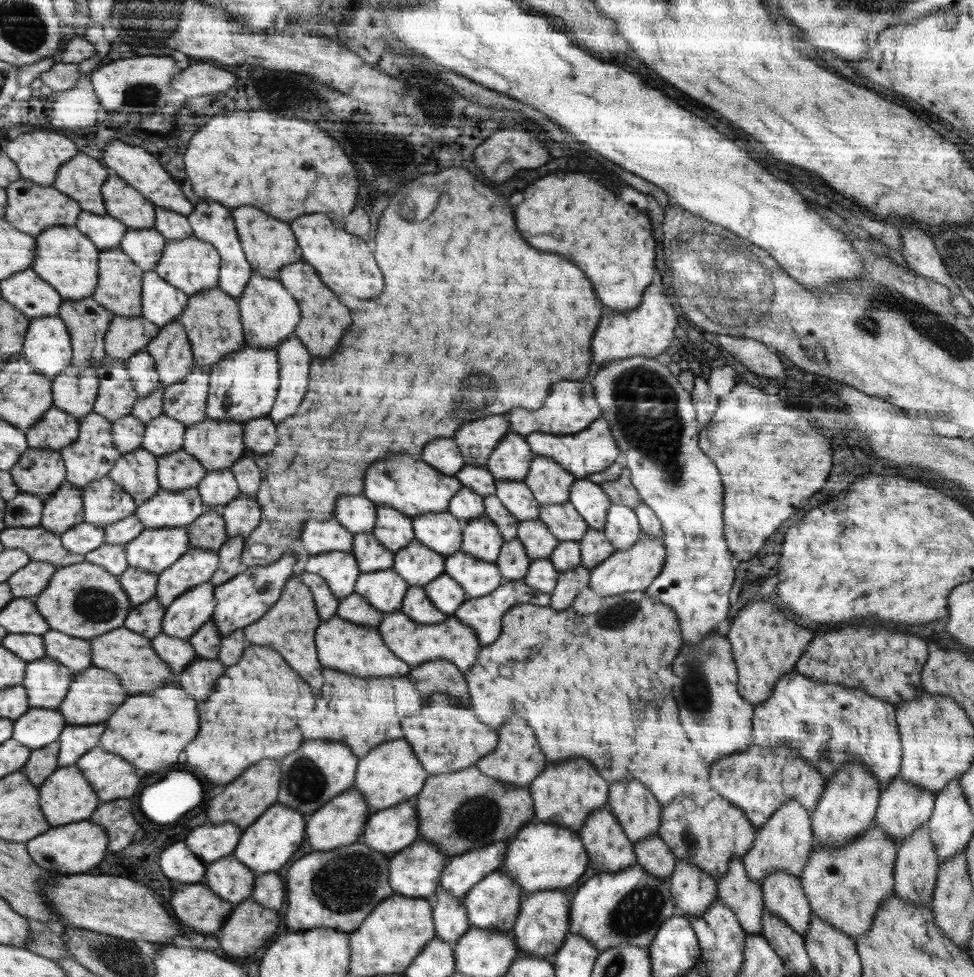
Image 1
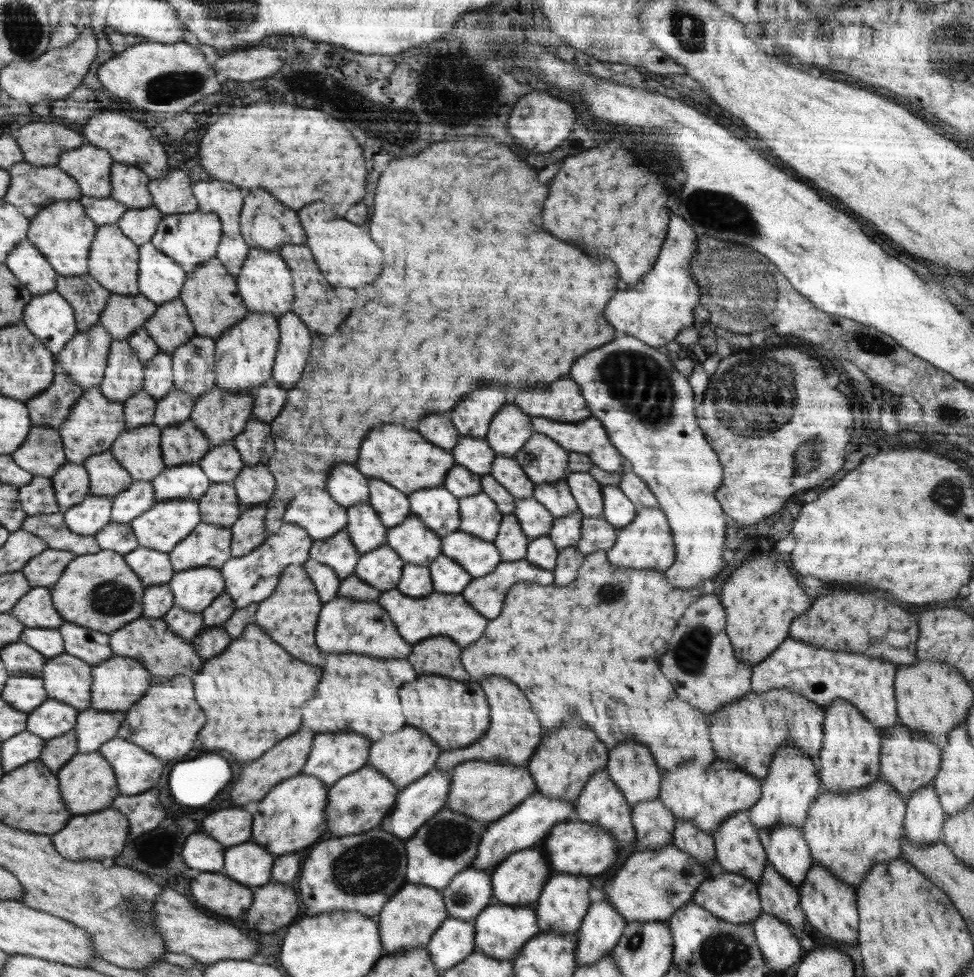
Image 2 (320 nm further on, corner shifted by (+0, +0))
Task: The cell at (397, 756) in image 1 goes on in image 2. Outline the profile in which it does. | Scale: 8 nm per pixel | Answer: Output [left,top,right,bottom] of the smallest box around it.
[367,724,441,790]

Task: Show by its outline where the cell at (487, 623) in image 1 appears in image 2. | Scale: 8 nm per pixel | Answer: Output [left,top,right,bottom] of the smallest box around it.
[461,559,555,620]

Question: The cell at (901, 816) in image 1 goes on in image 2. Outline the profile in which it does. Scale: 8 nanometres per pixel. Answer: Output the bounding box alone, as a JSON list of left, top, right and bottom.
[880,725,941,798]

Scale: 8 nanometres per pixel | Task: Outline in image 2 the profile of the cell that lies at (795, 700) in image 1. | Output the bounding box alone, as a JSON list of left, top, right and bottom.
[751,636,900,742]

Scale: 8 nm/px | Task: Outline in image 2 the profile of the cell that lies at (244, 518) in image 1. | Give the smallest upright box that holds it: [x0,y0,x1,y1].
[232,464,275,511]

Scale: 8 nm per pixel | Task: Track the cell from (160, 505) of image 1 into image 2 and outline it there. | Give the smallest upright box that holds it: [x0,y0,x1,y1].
[152,463,211,502]

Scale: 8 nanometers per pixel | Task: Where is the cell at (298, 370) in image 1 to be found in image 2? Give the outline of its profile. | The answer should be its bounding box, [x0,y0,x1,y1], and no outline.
[273,310,311,391]

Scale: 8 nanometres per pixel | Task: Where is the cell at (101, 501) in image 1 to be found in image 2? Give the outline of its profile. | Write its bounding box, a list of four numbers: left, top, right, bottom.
[83,450,134,499]

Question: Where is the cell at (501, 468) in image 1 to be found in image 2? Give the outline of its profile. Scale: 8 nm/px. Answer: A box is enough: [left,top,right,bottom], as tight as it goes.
[485,404,534,457]

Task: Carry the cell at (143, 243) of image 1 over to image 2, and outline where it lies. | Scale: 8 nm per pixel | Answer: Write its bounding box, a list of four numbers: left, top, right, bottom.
[117,207,163,246]

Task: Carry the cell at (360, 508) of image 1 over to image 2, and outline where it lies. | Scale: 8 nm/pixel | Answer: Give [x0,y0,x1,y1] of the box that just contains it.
[324,464,368,509]

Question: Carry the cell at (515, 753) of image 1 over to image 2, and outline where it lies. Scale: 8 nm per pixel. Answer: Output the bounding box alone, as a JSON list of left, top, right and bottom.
[435,676,542,771]

